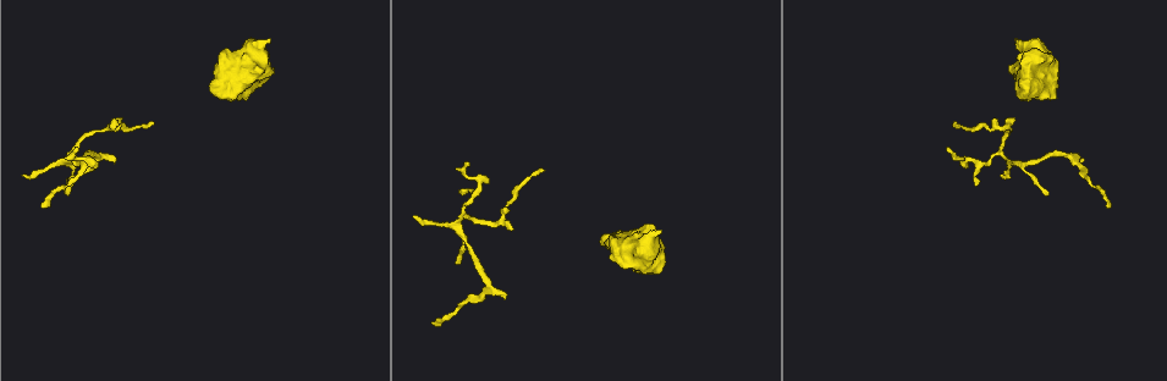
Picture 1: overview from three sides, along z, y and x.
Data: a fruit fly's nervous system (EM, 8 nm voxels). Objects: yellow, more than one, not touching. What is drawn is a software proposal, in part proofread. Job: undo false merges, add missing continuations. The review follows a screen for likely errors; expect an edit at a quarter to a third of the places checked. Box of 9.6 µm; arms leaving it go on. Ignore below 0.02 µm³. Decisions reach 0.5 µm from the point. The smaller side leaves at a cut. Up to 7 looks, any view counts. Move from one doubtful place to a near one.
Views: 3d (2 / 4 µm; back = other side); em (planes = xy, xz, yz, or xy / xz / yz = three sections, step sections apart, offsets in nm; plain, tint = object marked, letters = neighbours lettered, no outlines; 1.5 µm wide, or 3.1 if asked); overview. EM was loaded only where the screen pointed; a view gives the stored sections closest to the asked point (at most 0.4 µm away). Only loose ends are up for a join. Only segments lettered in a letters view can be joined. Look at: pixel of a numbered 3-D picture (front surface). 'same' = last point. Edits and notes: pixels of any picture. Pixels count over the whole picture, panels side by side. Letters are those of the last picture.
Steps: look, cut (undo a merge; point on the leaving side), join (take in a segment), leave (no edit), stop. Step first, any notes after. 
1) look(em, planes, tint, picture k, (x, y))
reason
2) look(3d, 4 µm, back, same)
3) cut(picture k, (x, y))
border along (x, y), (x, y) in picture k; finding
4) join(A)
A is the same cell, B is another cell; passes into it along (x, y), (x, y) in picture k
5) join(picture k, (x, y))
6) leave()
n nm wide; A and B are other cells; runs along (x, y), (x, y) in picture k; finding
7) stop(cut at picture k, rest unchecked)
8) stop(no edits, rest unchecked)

look(3d, 4 µm, back, picture 1, (1107, 206))
an open end

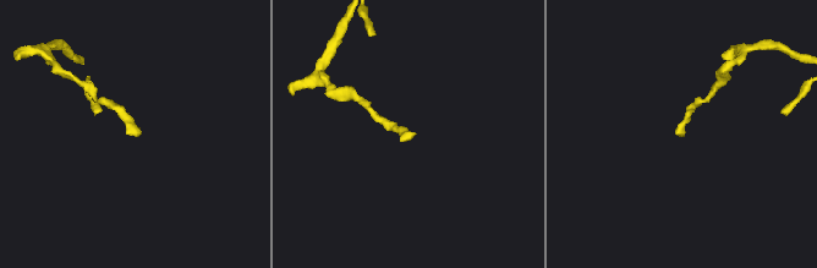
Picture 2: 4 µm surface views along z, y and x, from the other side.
look(em, xy, step 4, letters, picture 2, (679, 136))

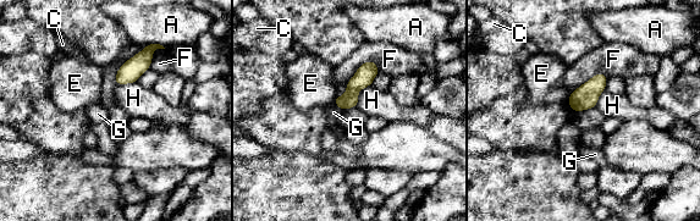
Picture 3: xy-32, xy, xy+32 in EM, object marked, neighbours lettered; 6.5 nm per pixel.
look(em, planes, letters, same)

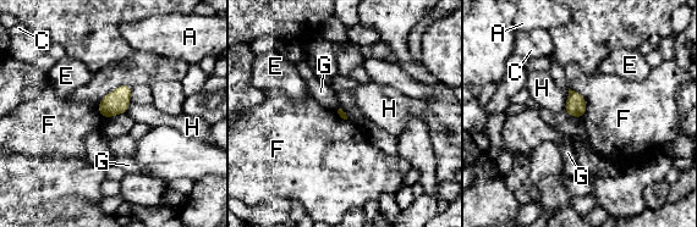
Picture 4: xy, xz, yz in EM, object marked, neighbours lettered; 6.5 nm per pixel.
leave()
A, C, E, F, G and H are other cells; border along (131, 87), (110, 90), (99, 114) in picture 4; no lettered segment goes on from it

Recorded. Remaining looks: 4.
look(em, planes, letters, picture 1, (600, 243))

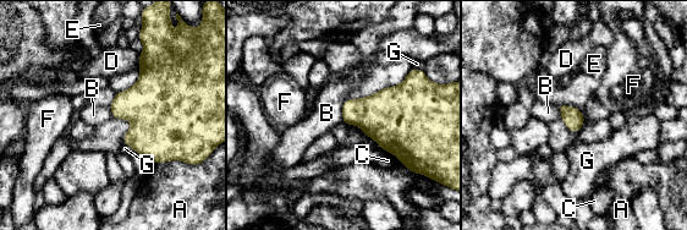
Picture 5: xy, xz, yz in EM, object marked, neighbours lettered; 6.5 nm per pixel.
leave()
A, B, C, D, E, F and G are other cells; border along (345, 100), (342, 104), (342, 121) in picture 5; none of them fits

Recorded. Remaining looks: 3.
look(em, 3.1 µm, xz, step 16, tint, picture 1, (659, 230))
branch stops here

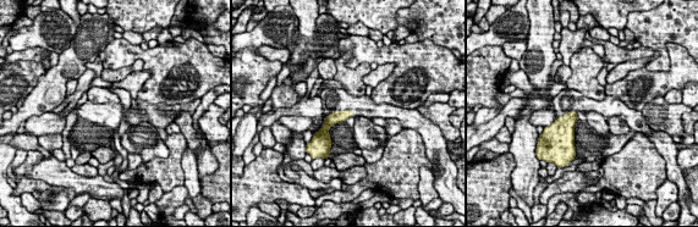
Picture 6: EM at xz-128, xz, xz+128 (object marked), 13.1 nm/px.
look(em, 3.1 µm, planes, letters, same)

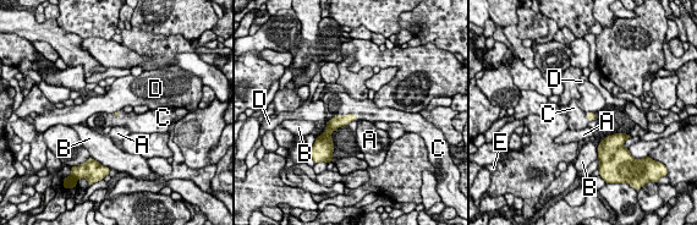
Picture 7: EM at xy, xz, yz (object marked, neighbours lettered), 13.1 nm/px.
join(C)
C is the same cell, A, B, D and E are other cells; passes into it along (336, 121), (351, 114), (341, 103) in picture 7; the cell continues

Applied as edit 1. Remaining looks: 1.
stop(join at picture 7, rest unchecked)

